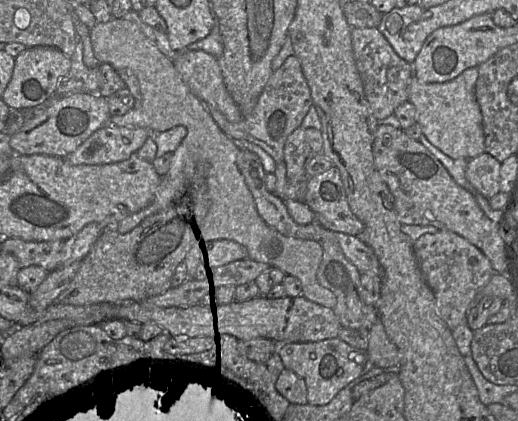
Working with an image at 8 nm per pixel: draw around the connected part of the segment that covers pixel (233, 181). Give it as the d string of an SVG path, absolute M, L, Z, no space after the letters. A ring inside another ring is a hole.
M75 14L75 27L82 42L85 65L98 68L101 63L110 64L134 97L133 108L118 117L116 126L142 127L151 134L176 126L183 126L187 130L185 138L172 155L170 170L161 177L157 199L165 203L173 197L174 201L180 200L195 173L196 164L206 161L210 165L206 181L208 218L202 230L184 247L184 251L217 240L235 241L246 247L249 259L276 267L286 275L298 278L303 297L333 309L337 303L335 295L321 286L316 276L323 255L321 243L285 236L262 219L253 194L236 164L240 147L222 132L210 113L203 108L201 100L184 84L173 61L163 55L134 22L112 18L108 22L97 22L90 29Z

